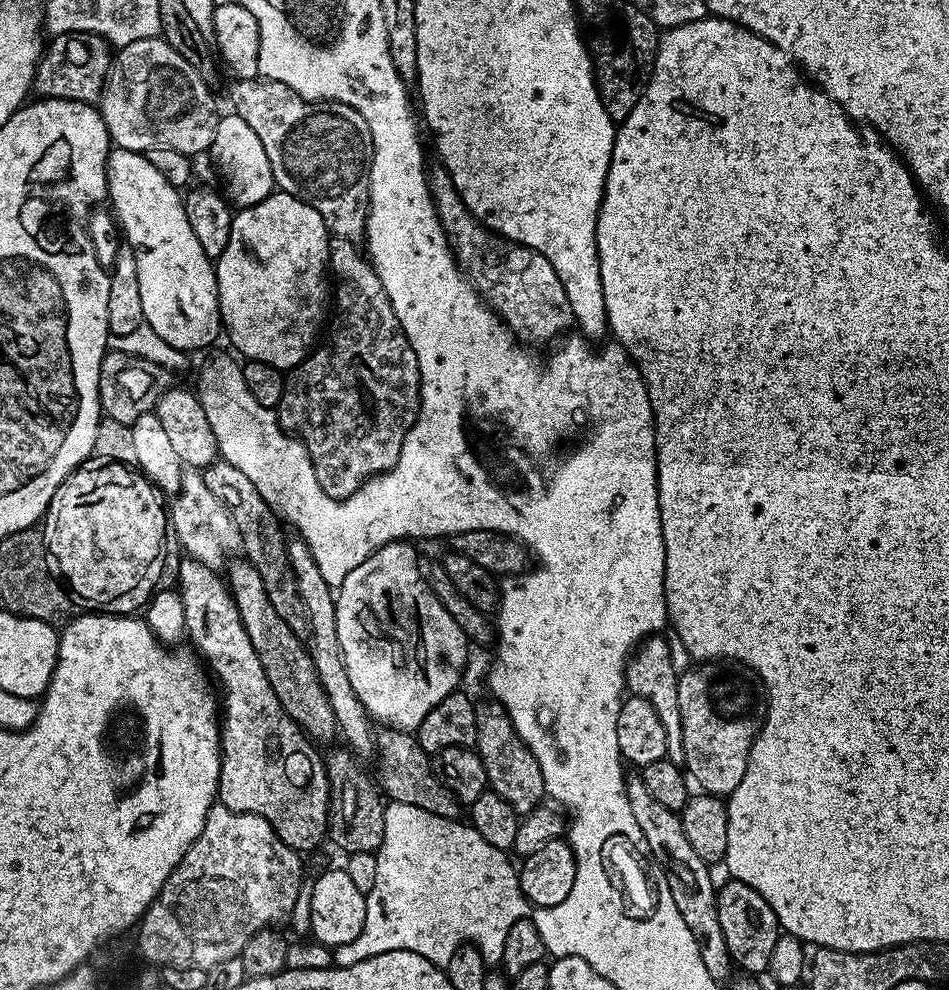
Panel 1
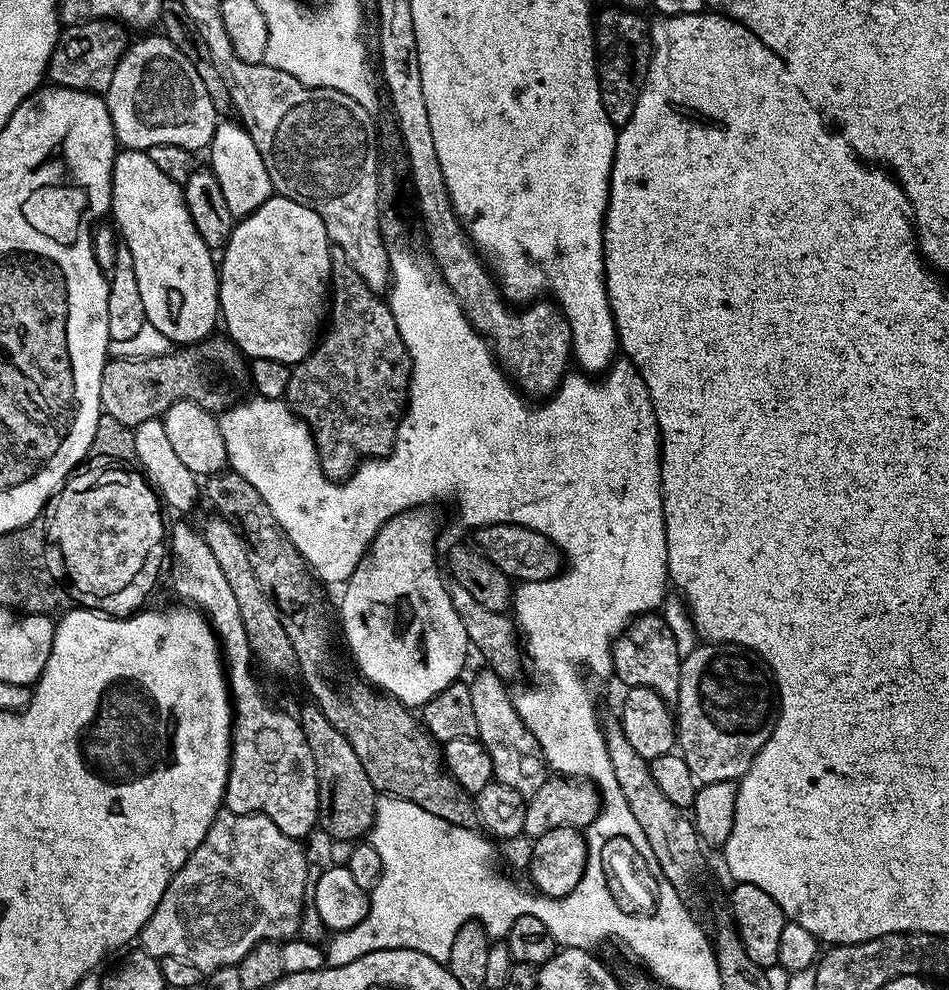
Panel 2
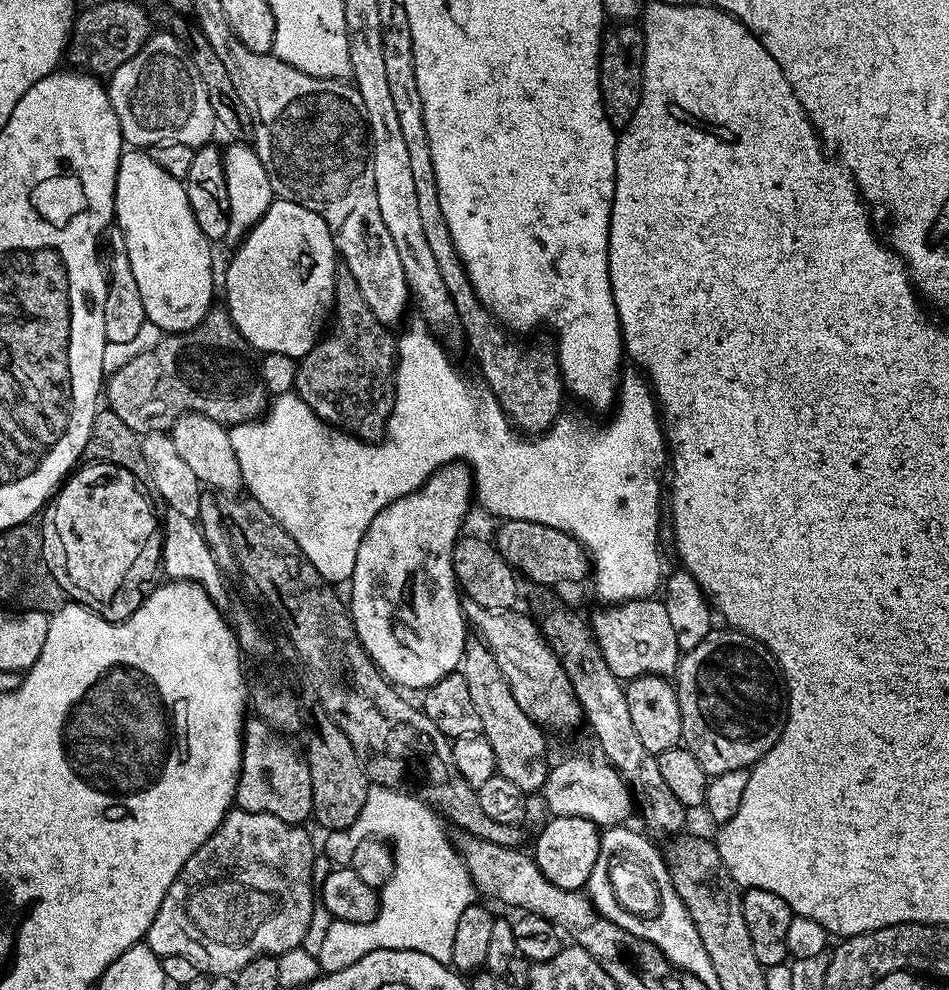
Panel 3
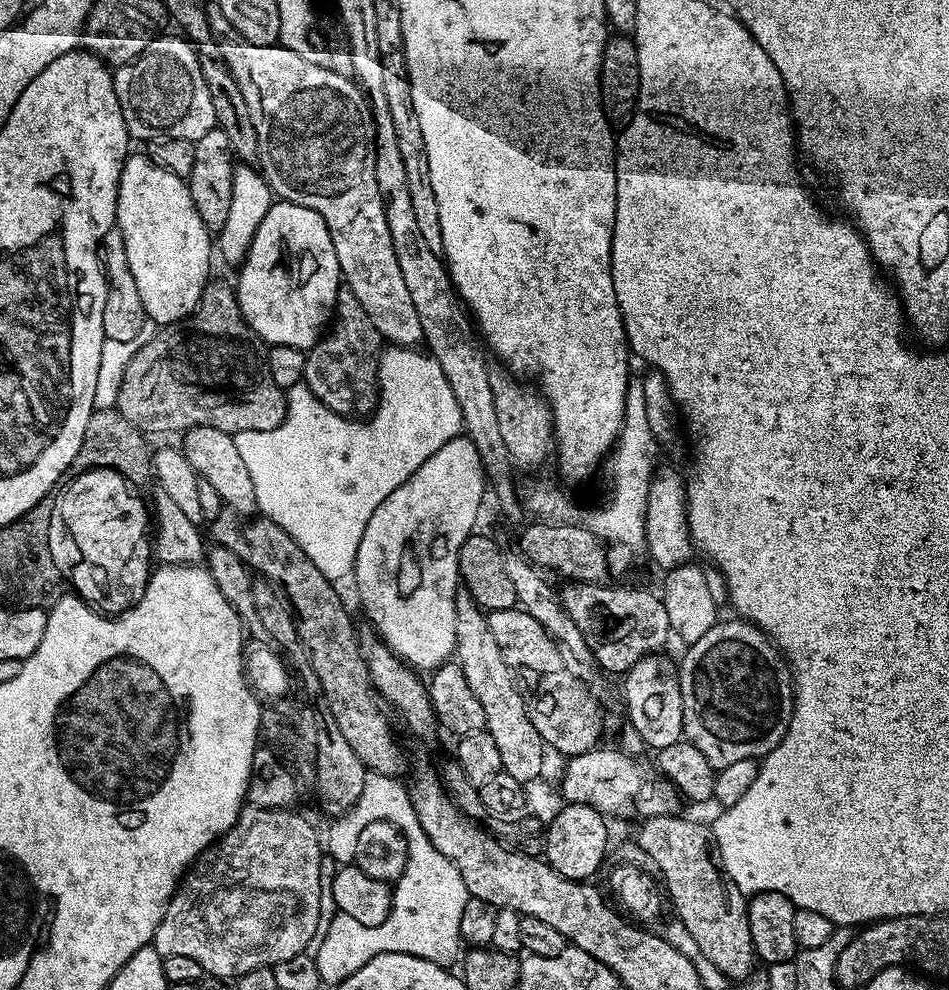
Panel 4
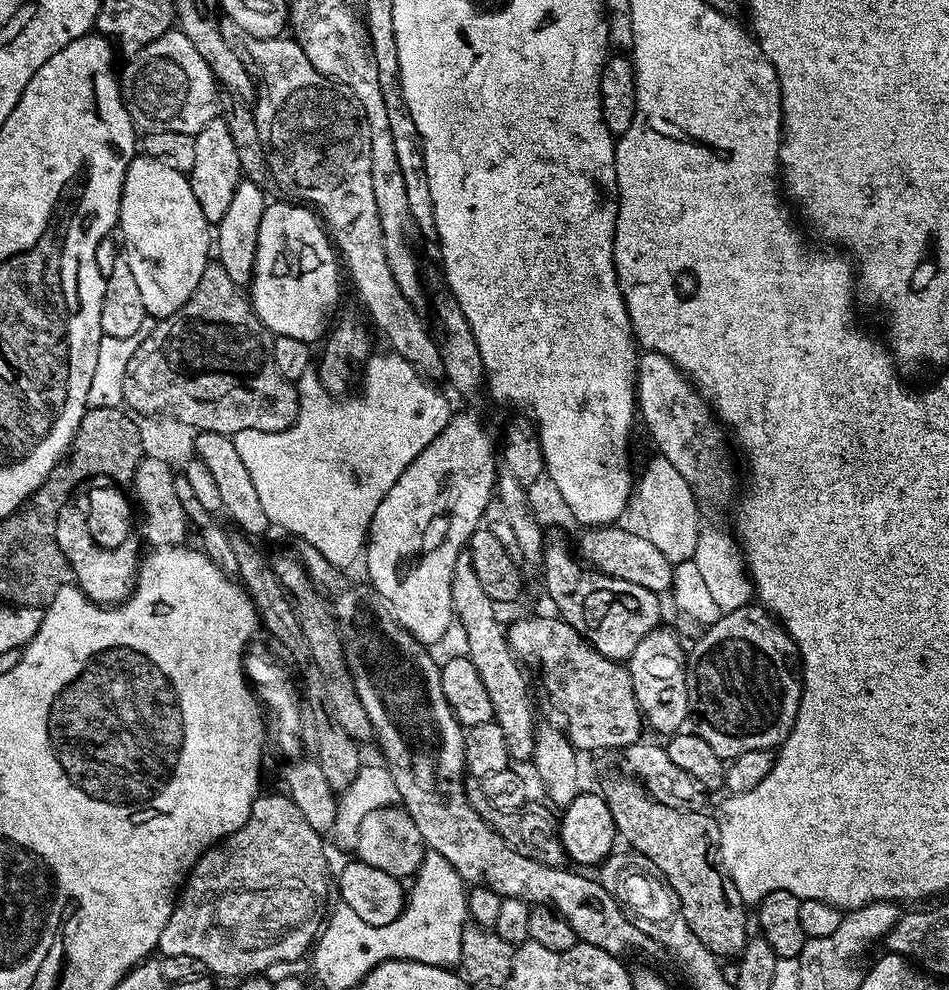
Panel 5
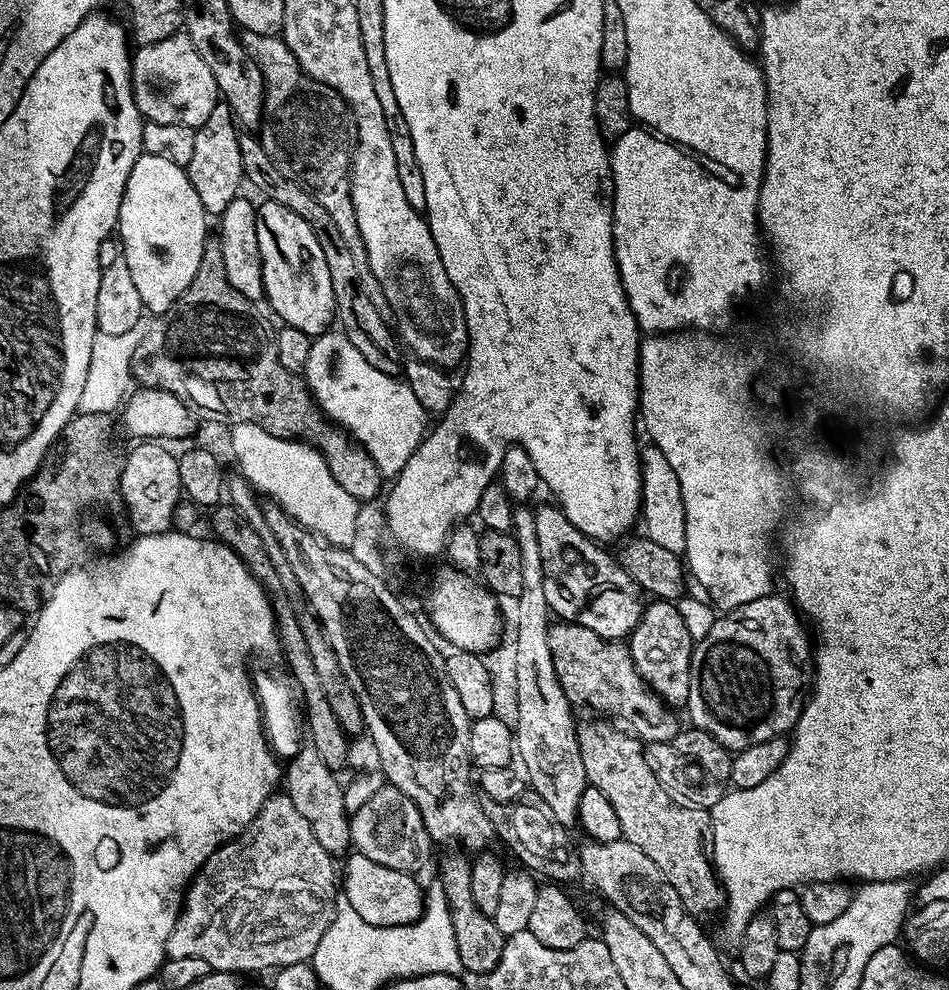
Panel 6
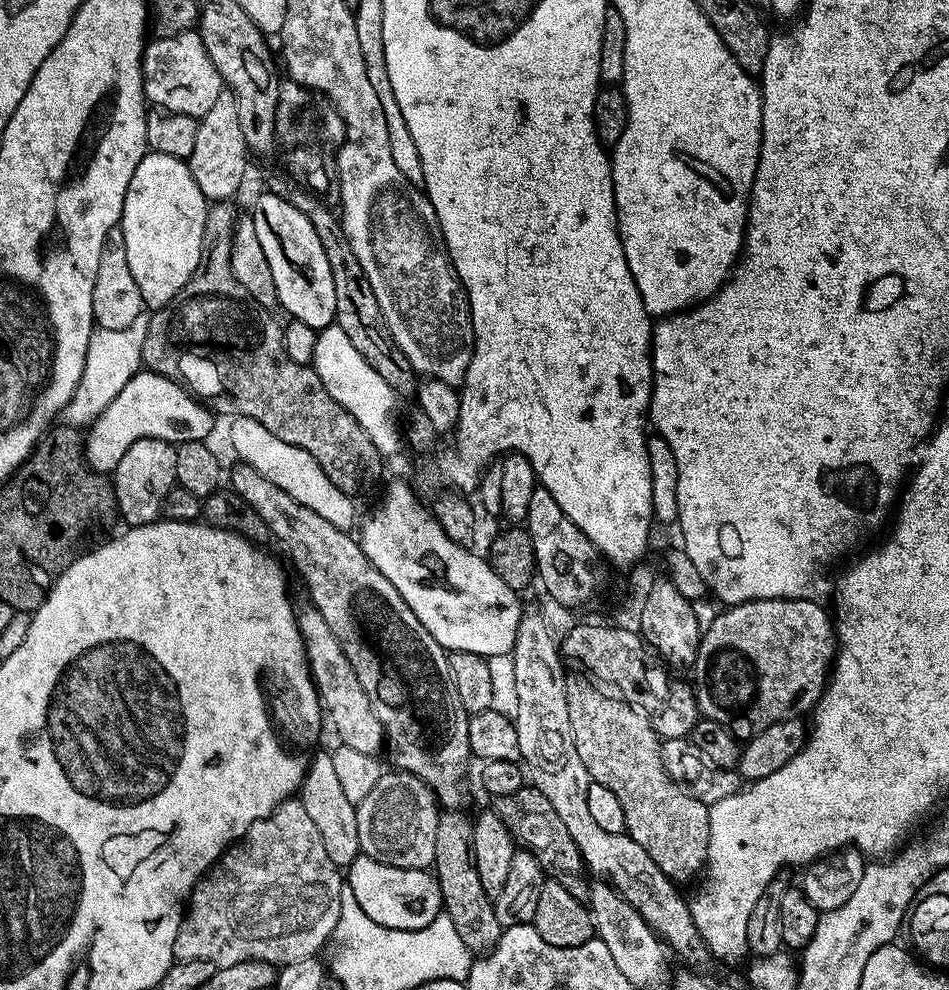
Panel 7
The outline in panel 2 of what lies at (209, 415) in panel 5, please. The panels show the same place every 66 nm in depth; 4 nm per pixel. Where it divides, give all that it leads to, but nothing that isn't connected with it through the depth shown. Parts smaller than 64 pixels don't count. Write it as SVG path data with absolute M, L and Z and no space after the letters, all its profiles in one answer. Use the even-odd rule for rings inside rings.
M213 334L198 344L177 347L175 350L165 352L163 356L109 359L102 370L100 406L103 415L118 418L118 422L122 422L130 429L137 428L140 423L148 419L162 417L167 408L179 400L192 400L208 412L219 414L225 408L230 408L237 403L241 395L239 392L243 390L244 384L246 388L249 376L250 368L244 353L223 335Z

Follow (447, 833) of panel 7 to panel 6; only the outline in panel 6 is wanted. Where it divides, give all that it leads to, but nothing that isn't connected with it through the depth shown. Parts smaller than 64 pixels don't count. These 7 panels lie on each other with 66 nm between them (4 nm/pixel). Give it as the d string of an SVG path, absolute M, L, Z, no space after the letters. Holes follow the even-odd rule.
M448 850L440 860L440 876L438 883L446 894L446 902L450 910L450 918L454 922L454 942L458 942L458 958L462 958L464 972L480 972L486 974L498 966L498 958L502 958L505 937L492 917L482 914L474 902L474 893L470 890L470 874L472 860L463 851Z

